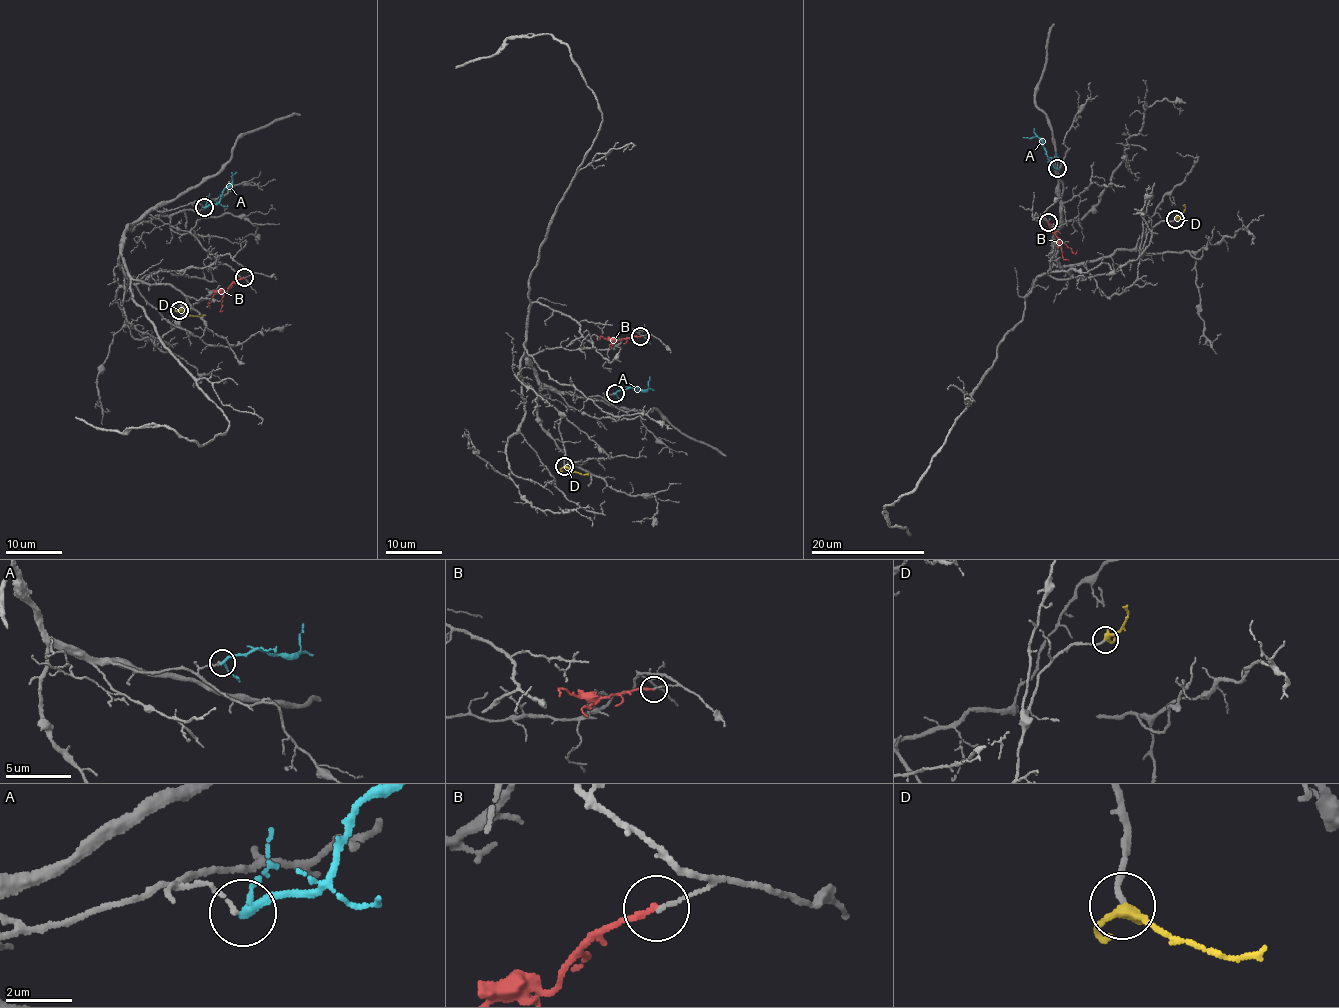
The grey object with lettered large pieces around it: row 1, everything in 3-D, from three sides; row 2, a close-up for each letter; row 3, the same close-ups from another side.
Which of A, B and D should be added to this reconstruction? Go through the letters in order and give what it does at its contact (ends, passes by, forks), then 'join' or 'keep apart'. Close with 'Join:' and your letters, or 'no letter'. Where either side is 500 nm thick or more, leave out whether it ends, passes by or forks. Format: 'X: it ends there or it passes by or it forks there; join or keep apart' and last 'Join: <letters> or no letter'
A: it passes by; keep apart
B: it ends there; keep apart
D: it passes by; join
Join: D

